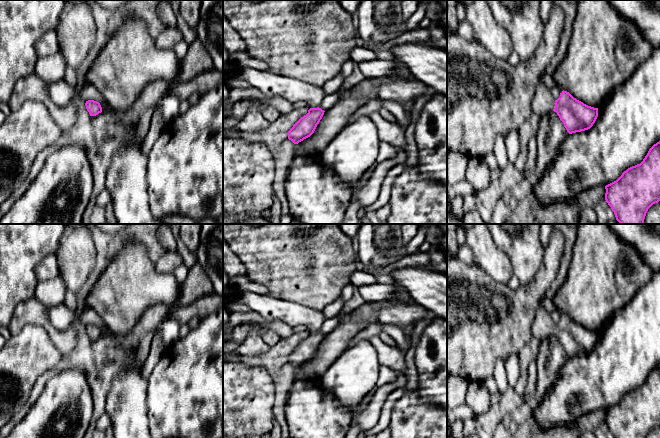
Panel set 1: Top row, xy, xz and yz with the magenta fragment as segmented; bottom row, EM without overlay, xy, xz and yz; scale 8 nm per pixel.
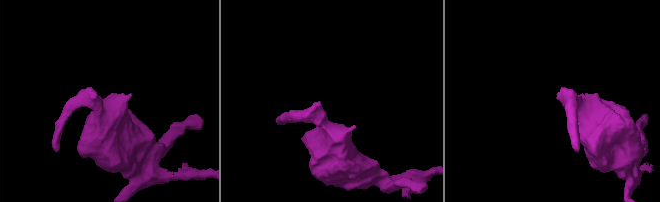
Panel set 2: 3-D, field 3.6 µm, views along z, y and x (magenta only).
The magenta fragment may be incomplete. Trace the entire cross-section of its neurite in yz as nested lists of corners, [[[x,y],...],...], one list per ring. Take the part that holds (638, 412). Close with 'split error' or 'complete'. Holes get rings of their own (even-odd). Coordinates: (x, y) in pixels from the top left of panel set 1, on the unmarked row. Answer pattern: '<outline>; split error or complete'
[[[660,365],[649,373],[640,388],[628,392],[605,413],[605,424],[614,438],[646,438],[653,428],[660,425]]]; complete

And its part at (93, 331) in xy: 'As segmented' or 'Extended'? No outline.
As segmented

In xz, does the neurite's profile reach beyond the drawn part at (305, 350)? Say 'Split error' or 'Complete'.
Split error

